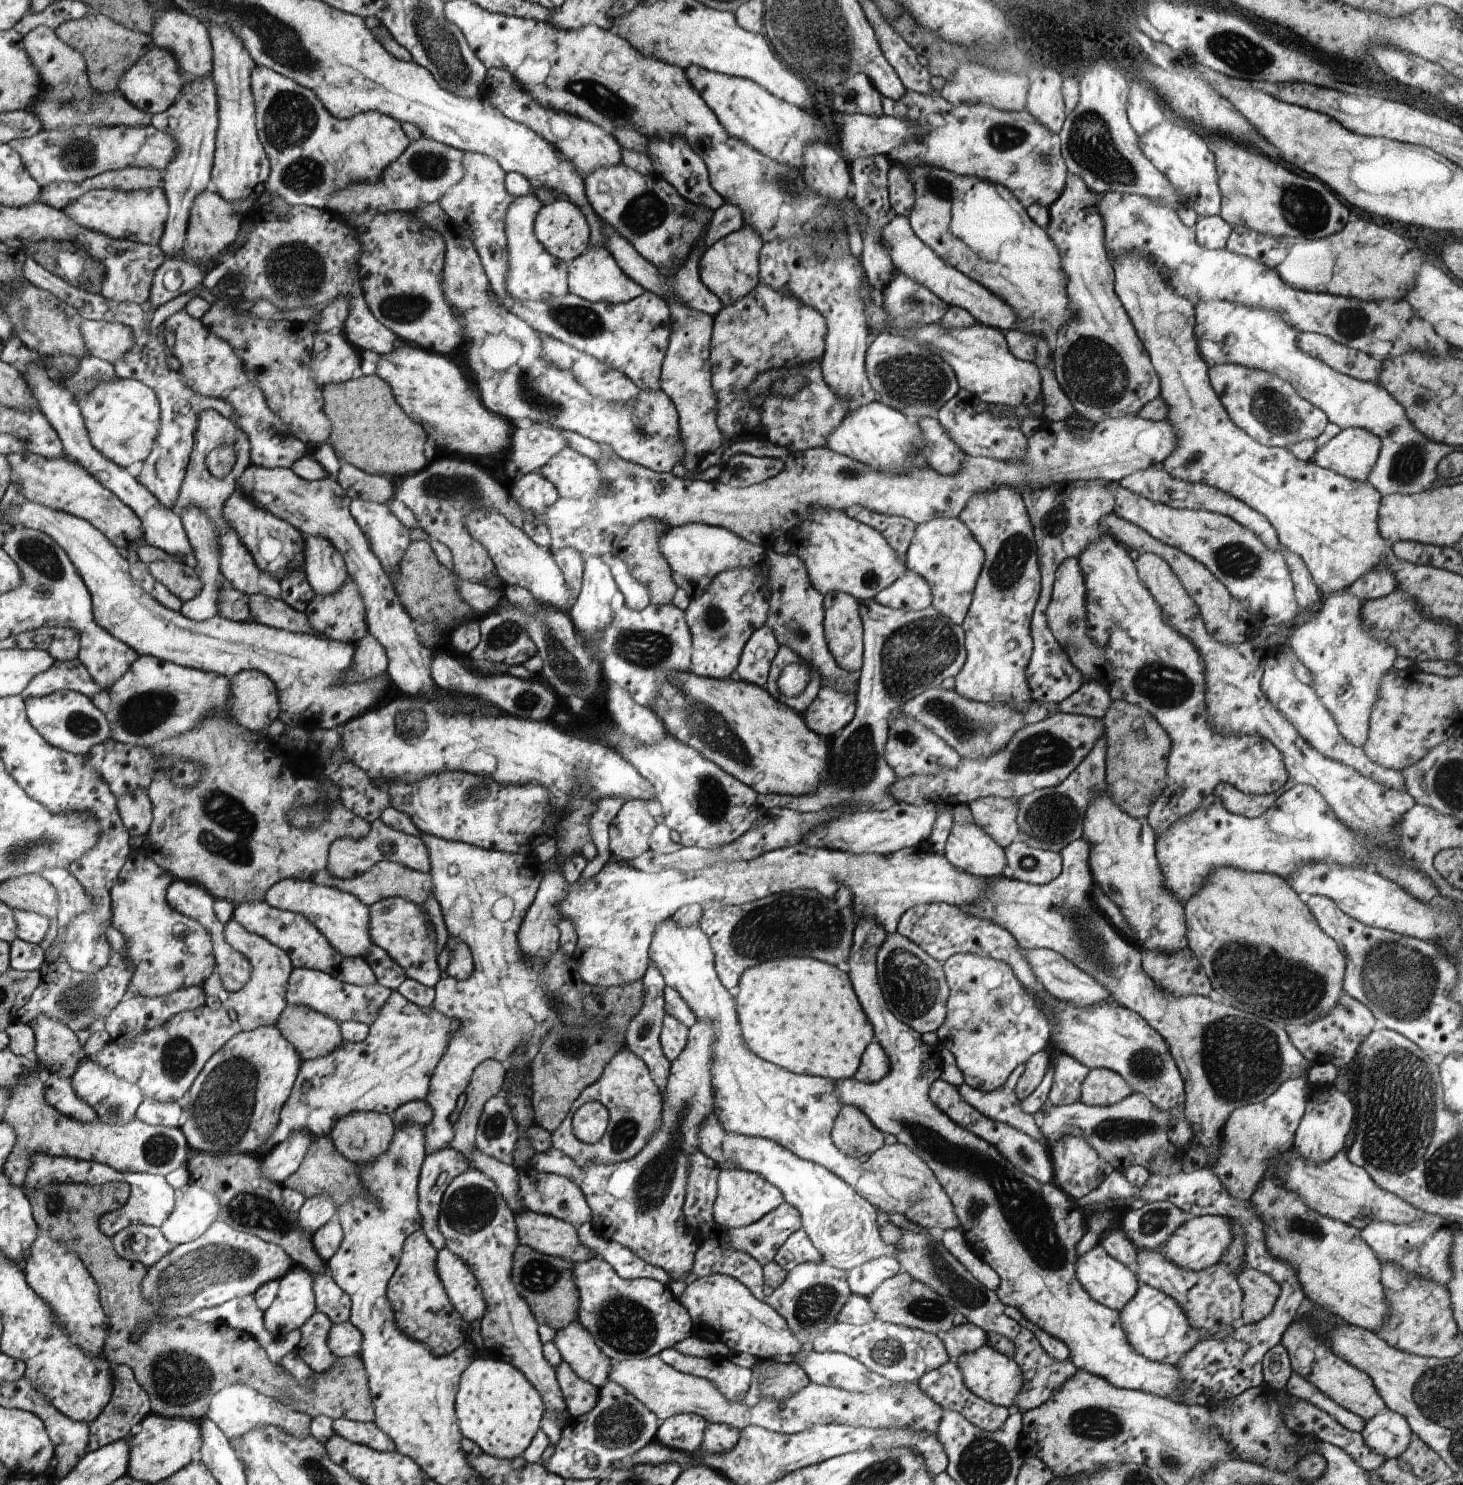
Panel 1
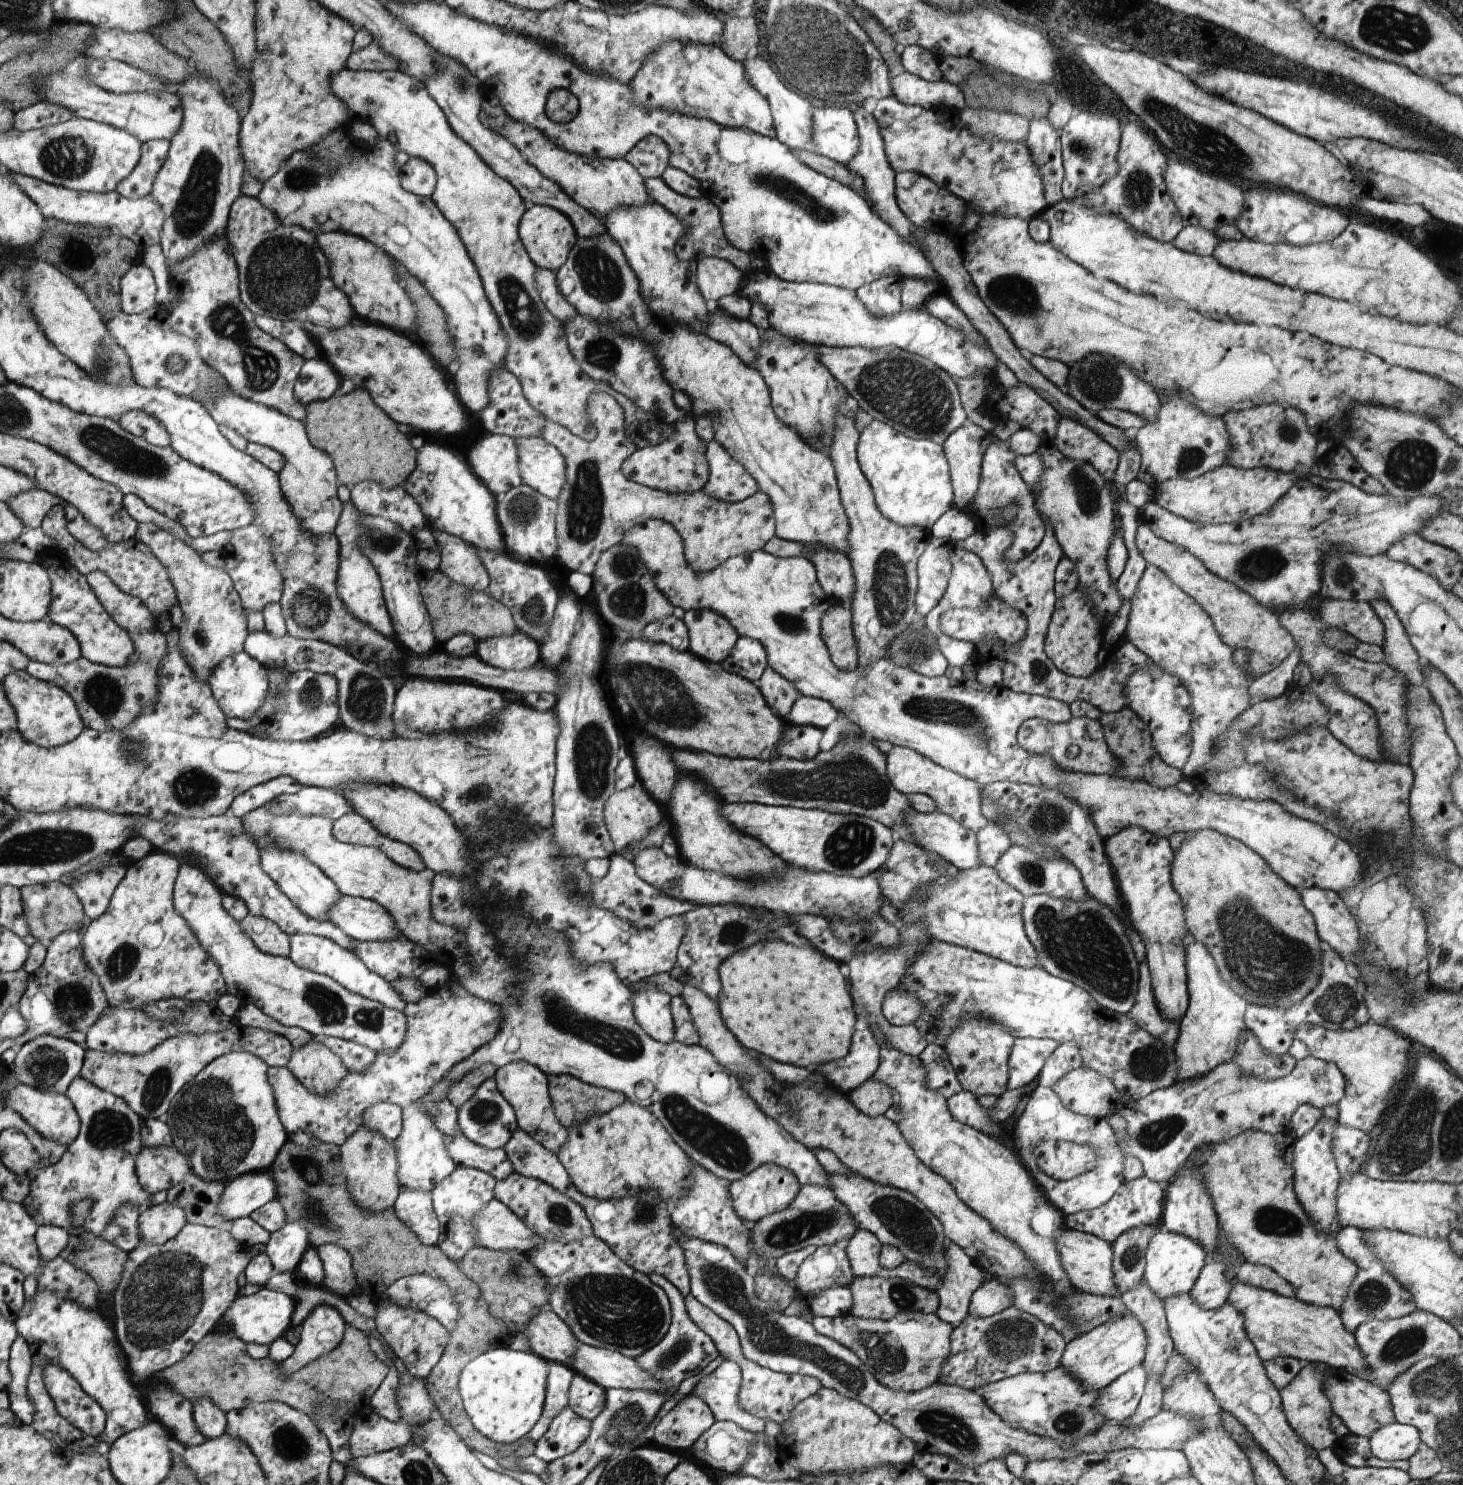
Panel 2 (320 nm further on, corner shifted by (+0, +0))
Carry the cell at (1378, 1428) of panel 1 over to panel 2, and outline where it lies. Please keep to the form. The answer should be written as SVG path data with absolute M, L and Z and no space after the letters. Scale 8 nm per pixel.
M1393 1422L1382 1426L1368 1438L1370 1454L1381 1460L1408 1459L1420 1447L1417 1429Z

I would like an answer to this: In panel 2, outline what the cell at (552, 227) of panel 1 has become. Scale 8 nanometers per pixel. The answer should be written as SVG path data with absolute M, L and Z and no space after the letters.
M533 205L529 210L525 210L524 216L520 218L518 234L532 262L537 267L553 272L567 260L569 249L576 244L577 239L576 231L569 218L553 207L543 205Z

